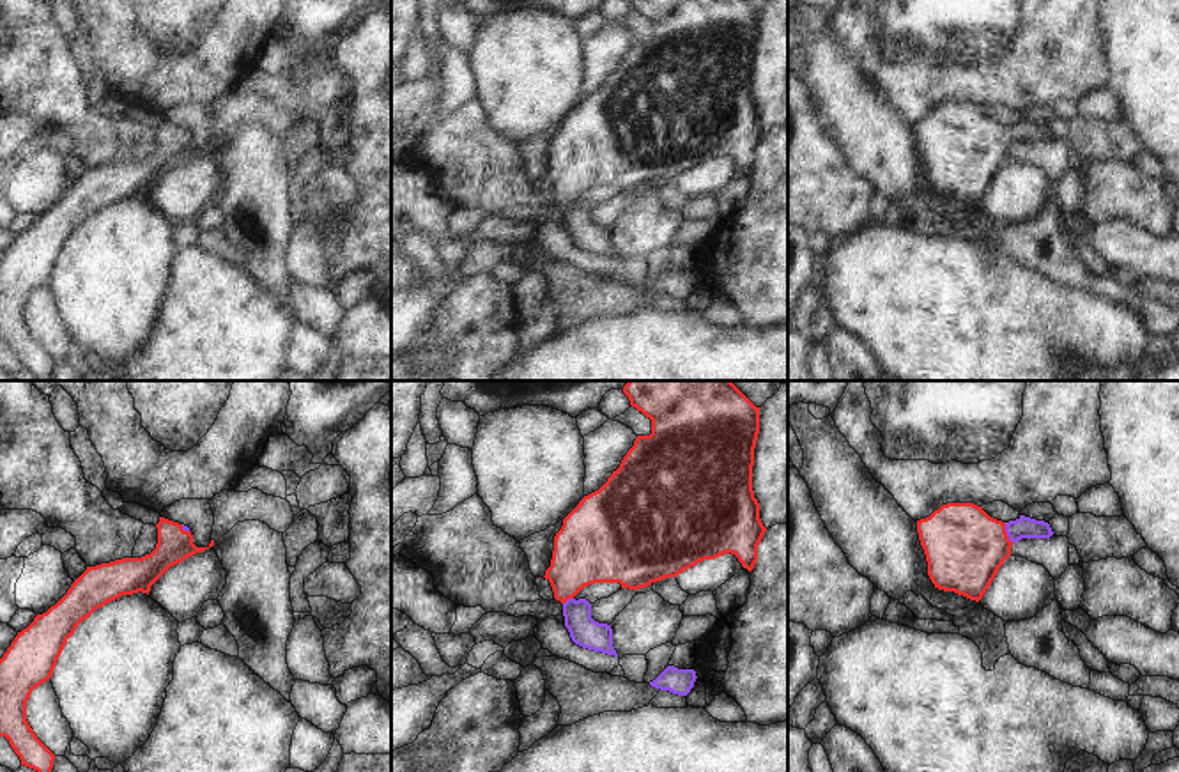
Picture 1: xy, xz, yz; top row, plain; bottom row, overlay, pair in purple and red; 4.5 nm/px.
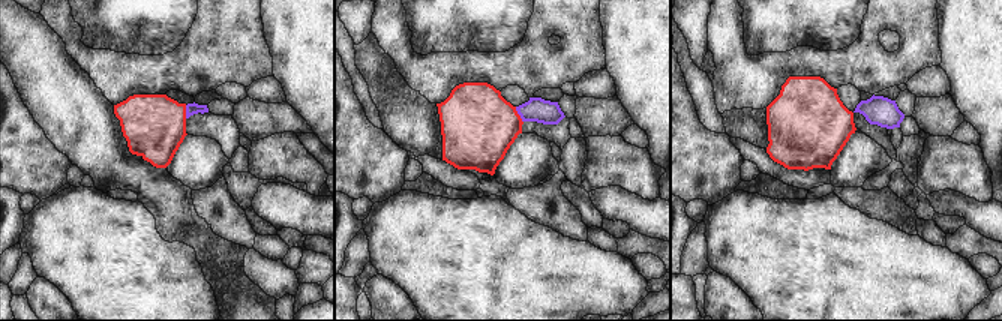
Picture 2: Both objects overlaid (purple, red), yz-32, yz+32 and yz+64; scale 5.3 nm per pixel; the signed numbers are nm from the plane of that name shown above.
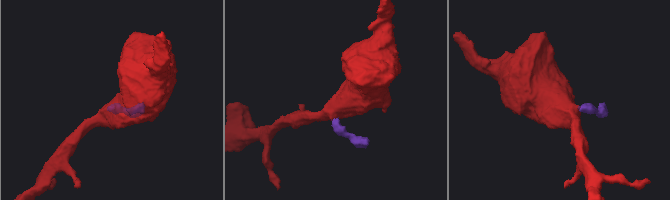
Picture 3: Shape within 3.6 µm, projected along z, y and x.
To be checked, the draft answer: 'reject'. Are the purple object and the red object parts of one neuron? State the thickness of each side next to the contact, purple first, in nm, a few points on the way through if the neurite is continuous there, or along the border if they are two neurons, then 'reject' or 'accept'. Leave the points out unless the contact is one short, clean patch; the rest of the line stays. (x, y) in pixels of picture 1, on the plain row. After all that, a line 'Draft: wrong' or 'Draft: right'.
100 nm thick on the purple side, 360 nm on the other; runs through yz (1022, 131), (1006, 135), (983, 147), (963, 149); accept
Draft: wrong

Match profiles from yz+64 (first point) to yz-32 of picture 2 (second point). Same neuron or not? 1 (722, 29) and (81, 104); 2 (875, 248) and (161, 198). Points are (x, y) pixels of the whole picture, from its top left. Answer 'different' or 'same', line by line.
1: different
2: different

